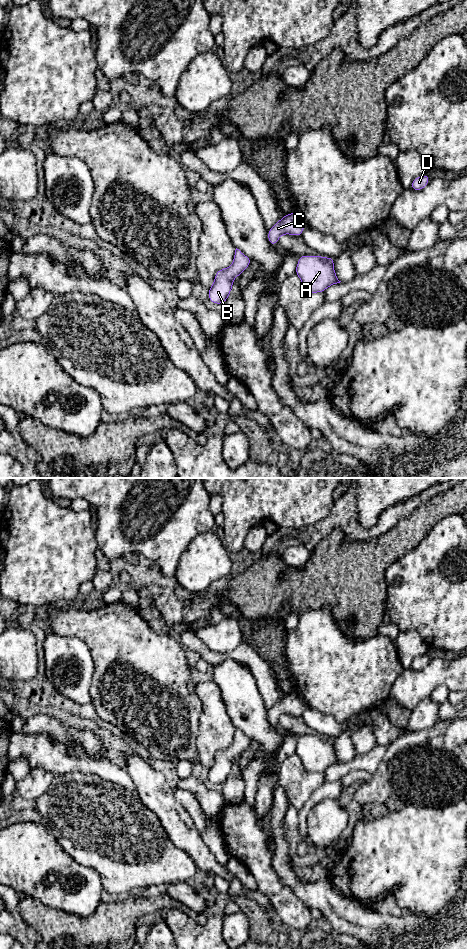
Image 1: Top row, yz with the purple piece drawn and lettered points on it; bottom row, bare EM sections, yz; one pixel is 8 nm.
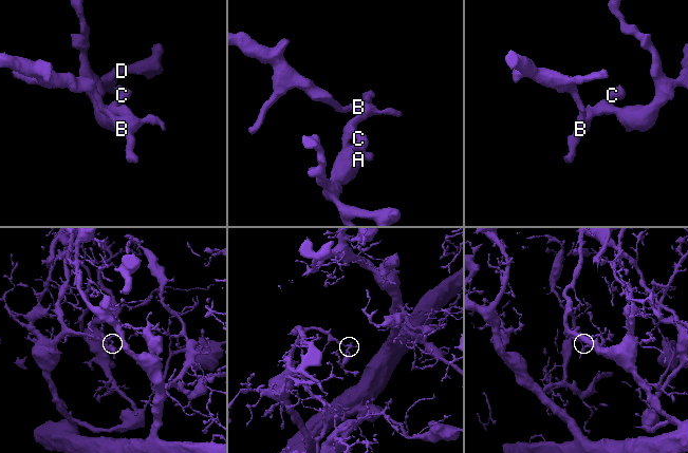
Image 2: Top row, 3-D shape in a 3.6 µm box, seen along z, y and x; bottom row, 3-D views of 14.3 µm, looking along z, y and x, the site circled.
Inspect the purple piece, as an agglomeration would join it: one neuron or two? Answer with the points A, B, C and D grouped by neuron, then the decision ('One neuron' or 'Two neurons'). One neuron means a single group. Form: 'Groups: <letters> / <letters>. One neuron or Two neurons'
Groups: A B C D. One neuron

